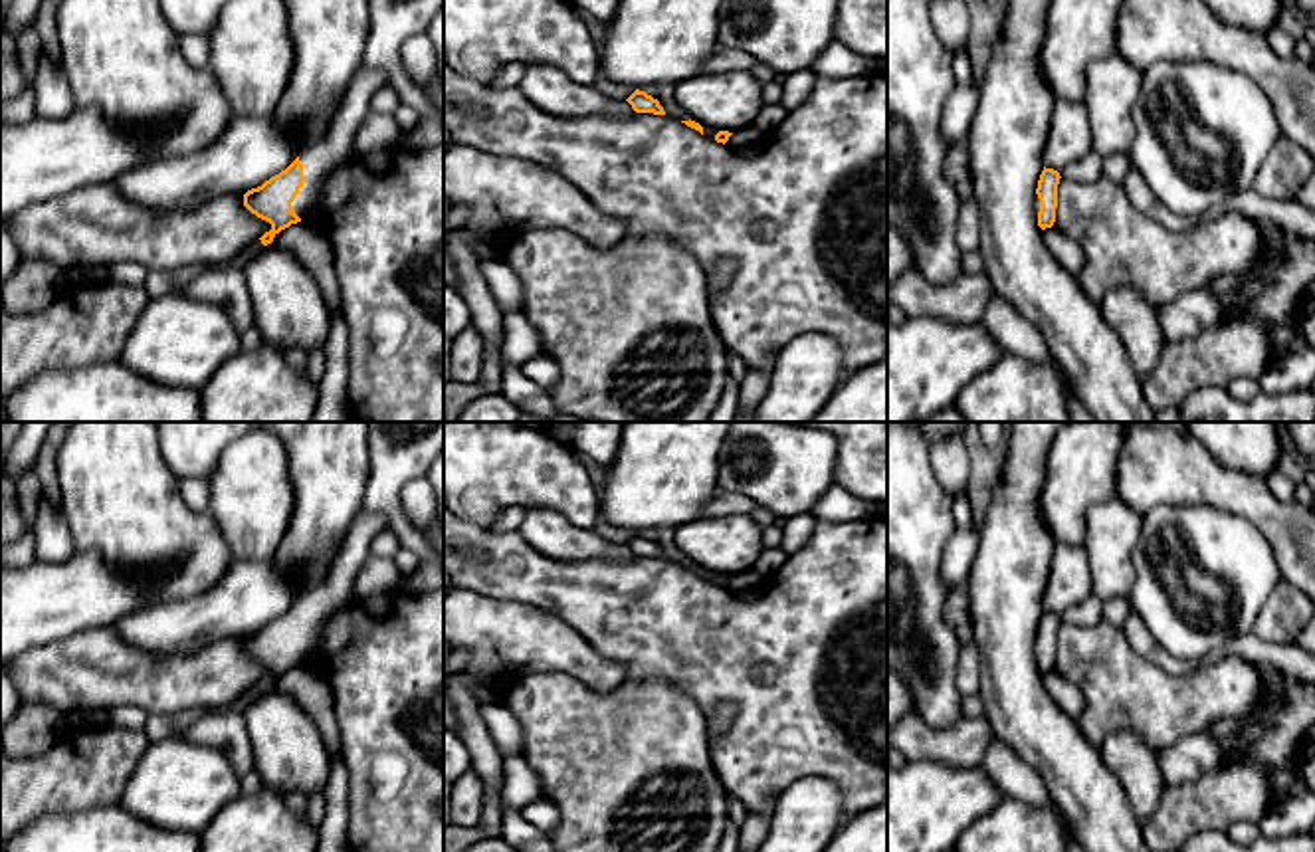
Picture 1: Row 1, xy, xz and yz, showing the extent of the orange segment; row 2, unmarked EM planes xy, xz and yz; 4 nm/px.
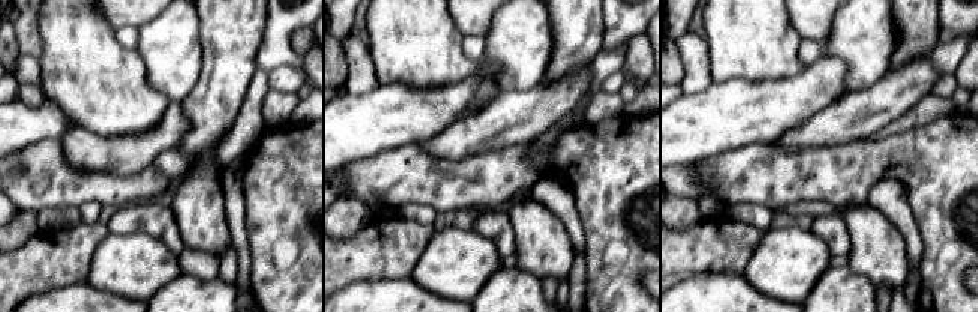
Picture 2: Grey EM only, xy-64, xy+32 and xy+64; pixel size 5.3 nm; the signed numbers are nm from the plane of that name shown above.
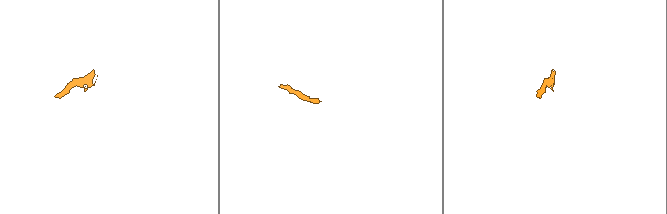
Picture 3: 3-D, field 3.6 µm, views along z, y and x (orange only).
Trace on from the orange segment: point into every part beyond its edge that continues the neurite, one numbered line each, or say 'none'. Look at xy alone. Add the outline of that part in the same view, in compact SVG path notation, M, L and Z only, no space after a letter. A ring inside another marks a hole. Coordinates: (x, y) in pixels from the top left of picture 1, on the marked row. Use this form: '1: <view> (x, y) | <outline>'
1: xy (335, 147) | M364 65L358 67L331 121L331 127L319 141L299 153L305 180L291 202L291 208L301 220L311 218L311 210L315 208L317 192L323 186L325 176L356 157L354 133L370 113L370 99L386 83L388 75L384 71L368 69Z

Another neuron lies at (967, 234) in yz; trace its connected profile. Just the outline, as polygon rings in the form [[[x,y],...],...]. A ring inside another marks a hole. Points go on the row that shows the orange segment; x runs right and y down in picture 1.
[[[974,196],[961,204],[955,236],[962,252],[980,248],[980,208]]]

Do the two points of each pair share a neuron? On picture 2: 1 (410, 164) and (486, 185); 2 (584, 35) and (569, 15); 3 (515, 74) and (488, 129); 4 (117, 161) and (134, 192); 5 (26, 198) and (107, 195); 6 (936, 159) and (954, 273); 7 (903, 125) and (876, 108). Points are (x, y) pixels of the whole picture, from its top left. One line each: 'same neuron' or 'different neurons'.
1: same neuron
2: same neuron
3: different neurons
4: different neurons
5: same neuron
6: same neuron
7: different neurons

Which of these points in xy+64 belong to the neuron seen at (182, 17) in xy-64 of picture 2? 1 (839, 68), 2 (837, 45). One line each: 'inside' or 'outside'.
1: outside
2: inside

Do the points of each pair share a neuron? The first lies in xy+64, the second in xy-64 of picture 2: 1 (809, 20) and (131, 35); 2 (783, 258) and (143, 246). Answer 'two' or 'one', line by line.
1: two
2: one

